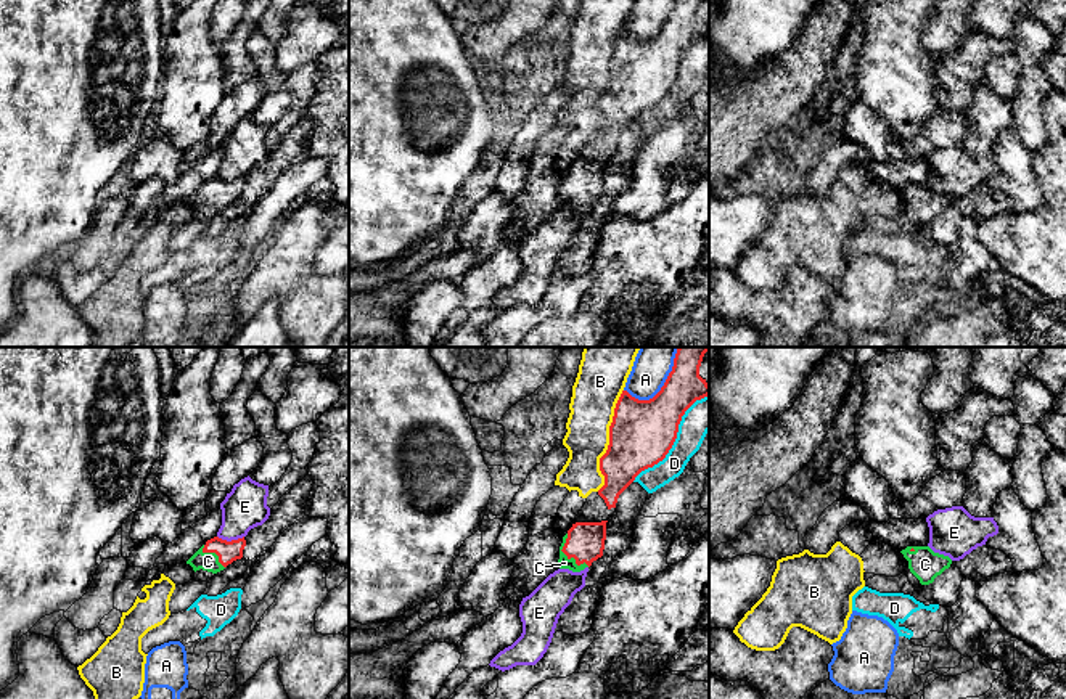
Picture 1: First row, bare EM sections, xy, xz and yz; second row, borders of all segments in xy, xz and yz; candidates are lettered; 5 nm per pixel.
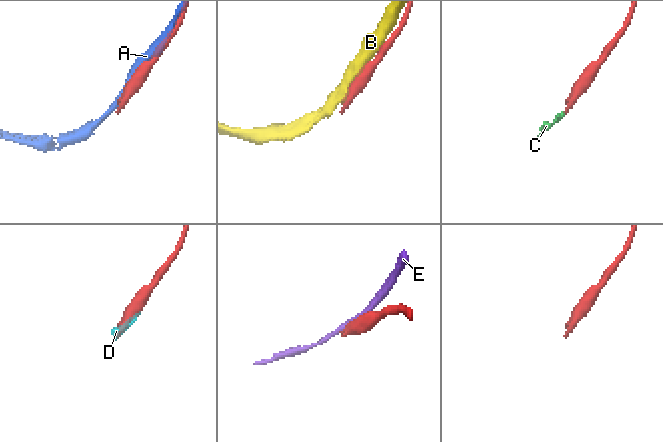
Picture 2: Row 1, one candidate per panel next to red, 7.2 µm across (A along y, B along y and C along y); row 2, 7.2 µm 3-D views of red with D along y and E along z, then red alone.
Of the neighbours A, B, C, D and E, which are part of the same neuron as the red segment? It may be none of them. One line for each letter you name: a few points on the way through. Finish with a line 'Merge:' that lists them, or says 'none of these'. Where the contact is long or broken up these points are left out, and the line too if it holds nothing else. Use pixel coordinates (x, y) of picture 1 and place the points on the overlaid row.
C: across xz (586, 540), (568, 556), (565, 563)
Merge: C

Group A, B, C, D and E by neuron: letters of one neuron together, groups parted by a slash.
A / B / C / D / E

